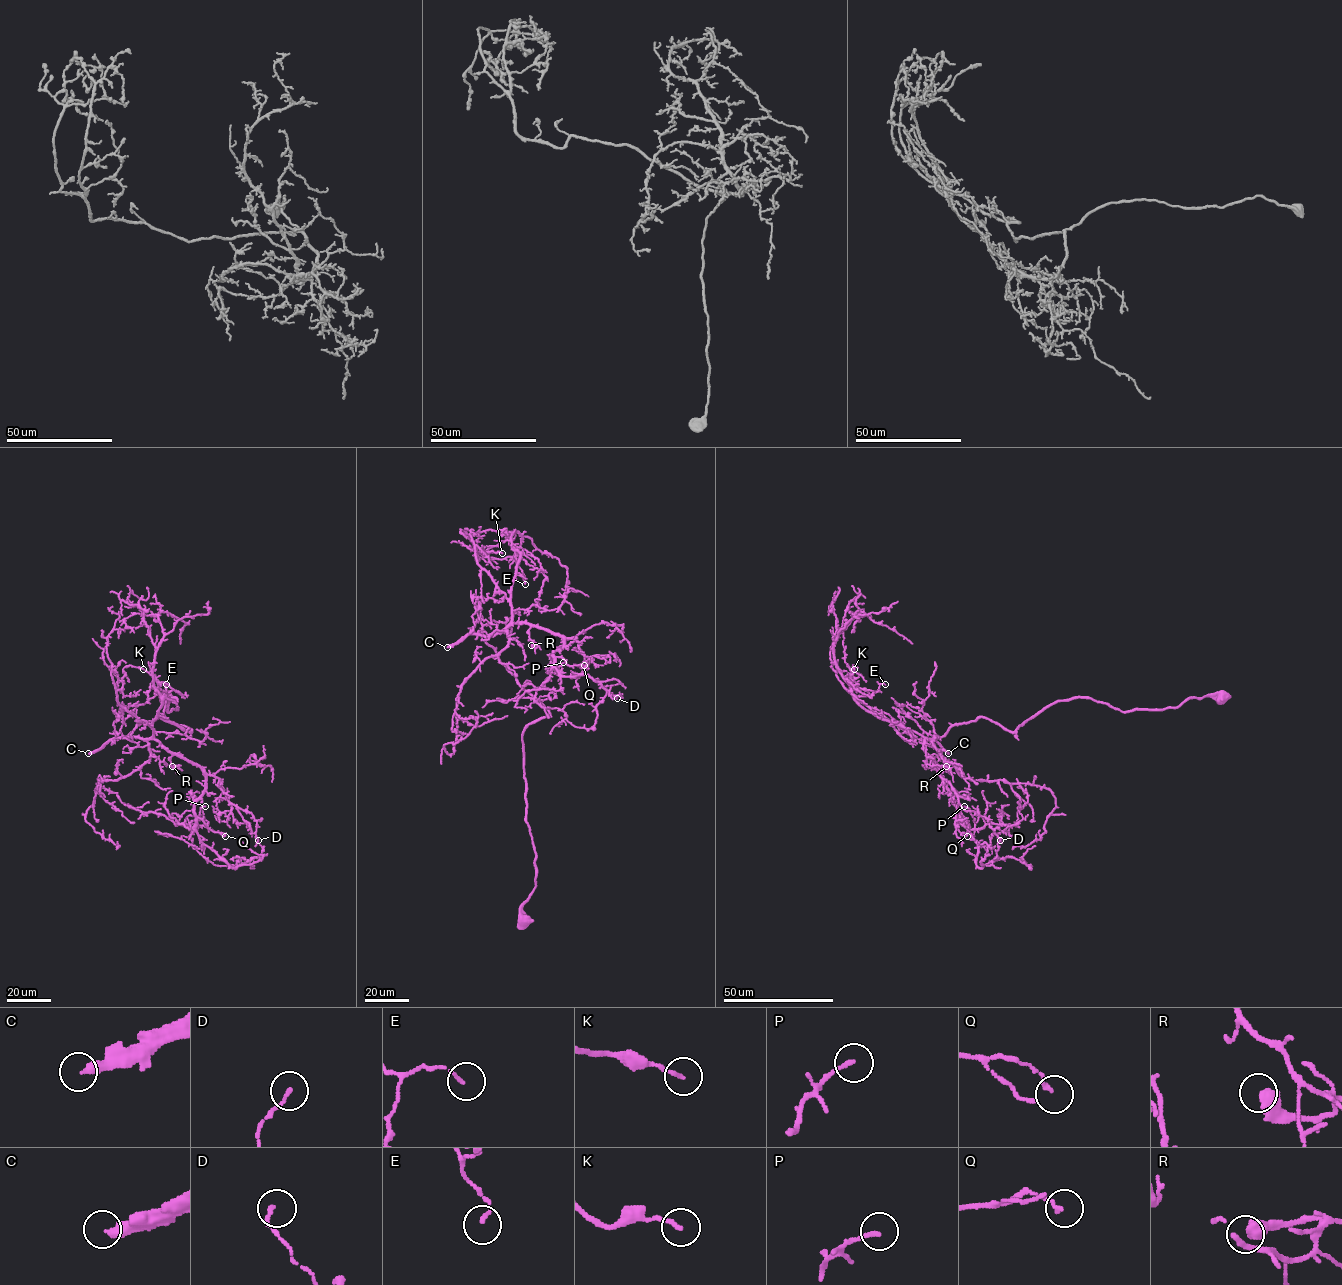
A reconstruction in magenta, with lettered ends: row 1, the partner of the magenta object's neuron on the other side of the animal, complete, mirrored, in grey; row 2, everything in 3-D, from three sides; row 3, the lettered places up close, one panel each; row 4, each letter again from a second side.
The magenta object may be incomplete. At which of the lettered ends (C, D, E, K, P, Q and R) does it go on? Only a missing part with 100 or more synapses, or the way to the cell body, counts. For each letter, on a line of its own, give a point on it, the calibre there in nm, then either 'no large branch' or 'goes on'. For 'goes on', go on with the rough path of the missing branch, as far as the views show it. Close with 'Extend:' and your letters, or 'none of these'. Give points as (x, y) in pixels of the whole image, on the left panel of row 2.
C: (88, 753) | 340 nm | goes on
D: (258, 840) | 140 nm | no large branch
E: (166, 684) | 110 nm | no large branch
K: (143, 669) | 140 nm | no large branch
P: (205, 806) | 150 nm | no large branch
Q: (225, 836) | 130 nm | no large branch
R: (172, 766) | 550 nm | no large branch
Extend: C

